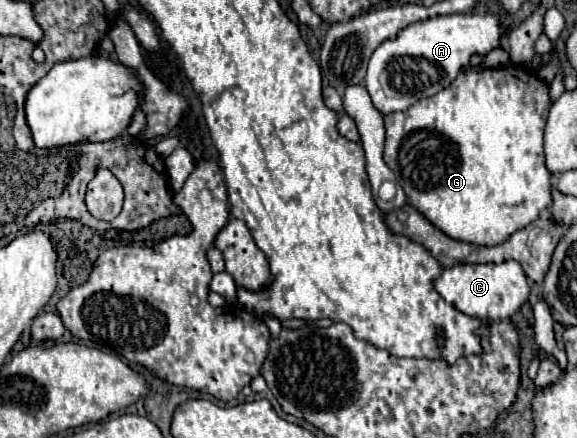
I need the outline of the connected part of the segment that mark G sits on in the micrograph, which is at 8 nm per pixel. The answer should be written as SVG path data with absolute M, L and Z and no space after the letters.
M512 64L512 66L504 66L504 68L484 68L484 70L468 68L456 76L452 86L440 90L440 94L434 94L432 98L420 98L420 102L414 102L412 106L408 106L408 110L392 112L392 114L384 116L384 126L386 126L384 160L392 168L398 184L404 188L408 204L414 206L416 210L420 210L420 214L424 214L424 218L428 218L438 230L442 230L444 234L448 234L454 240L462 240L462 242L470 242L470 244L478 244L478 246L496 246L496 244L502 244L516 230L534 222L552 204L552 196L550 196L552 174L546 170L544 152L542 152L542 136L544 136L544 126L546 126L550 106L552 106L552 102L548 98L548 86L534 72L526 70L524 66Z

